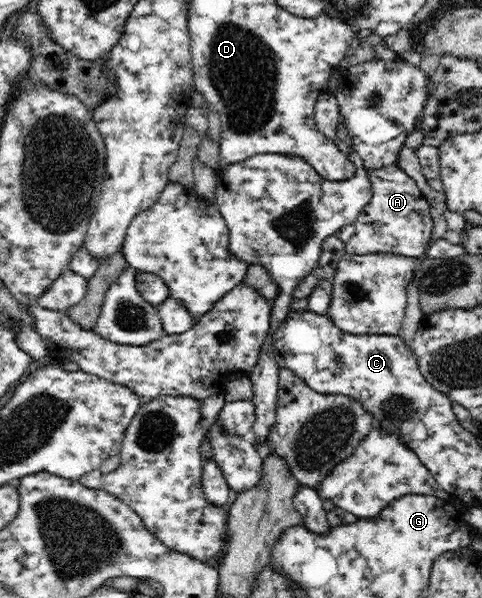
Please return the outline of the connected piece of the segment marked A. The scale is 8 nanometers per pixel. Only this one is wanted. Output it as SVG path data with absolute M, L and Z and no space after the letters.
M399 163L368 171L373 194L353 220L356 233L346 243L345 252L348 254L398 252L400 256L424 257L434 229L430 202L420 191L416 181L400 169Z

